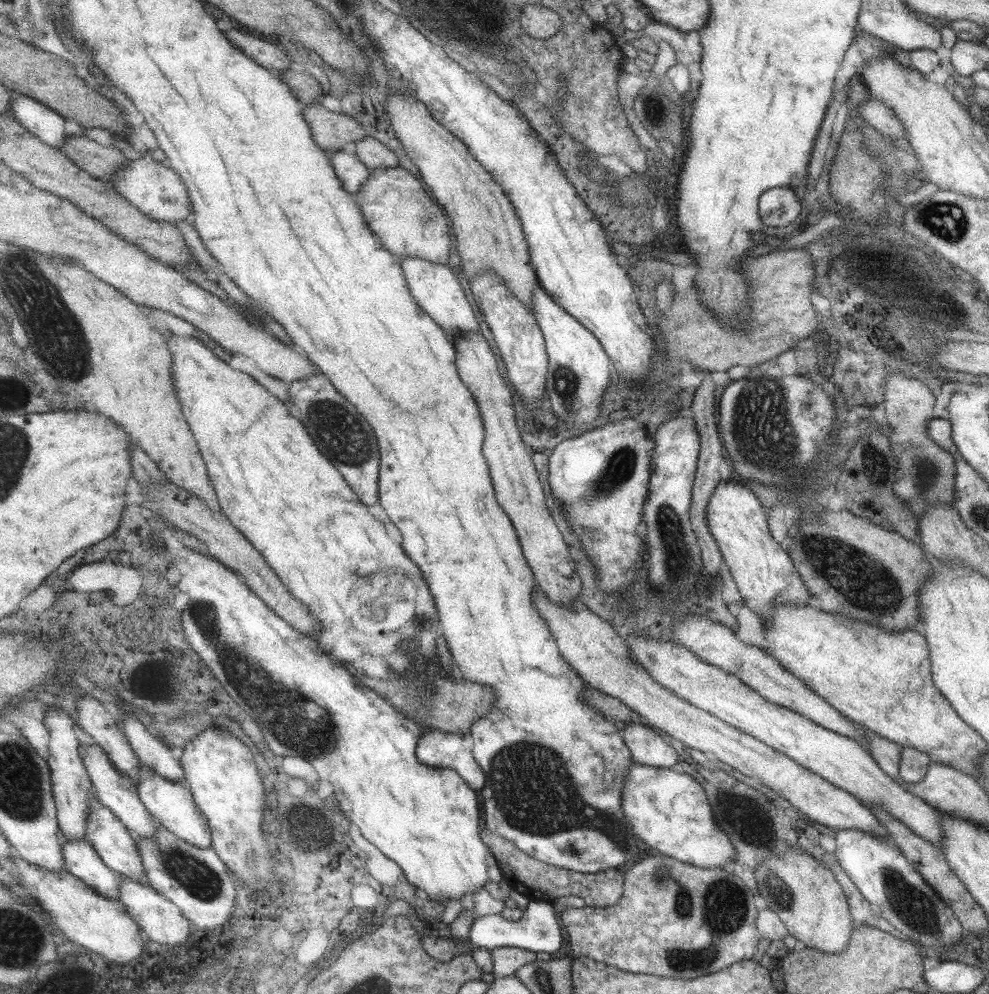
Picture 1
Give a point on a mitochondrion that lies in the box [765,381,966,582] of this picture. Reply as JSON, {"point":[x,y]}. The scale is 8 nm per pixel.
{"point":[928,474]}

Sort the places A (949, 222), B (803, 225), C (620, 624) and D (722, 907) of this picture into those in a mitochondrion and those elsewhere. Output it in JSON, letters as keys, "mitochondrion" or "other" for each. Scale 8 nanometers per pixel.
{"A":"mitochondrion","B":"other","C":"other","D":"mitochondrion"}

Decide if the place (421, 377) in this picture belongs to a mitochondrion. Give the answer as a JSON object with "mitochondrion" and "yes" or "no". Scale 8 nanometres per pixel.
{"mitochondrion":"no"}

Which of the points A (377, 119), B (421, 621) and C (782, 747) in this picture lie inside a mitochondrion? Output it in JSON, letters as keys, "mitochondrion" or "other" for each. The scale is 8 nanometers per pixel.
{"A":"other","B":"other","C":"other"}

